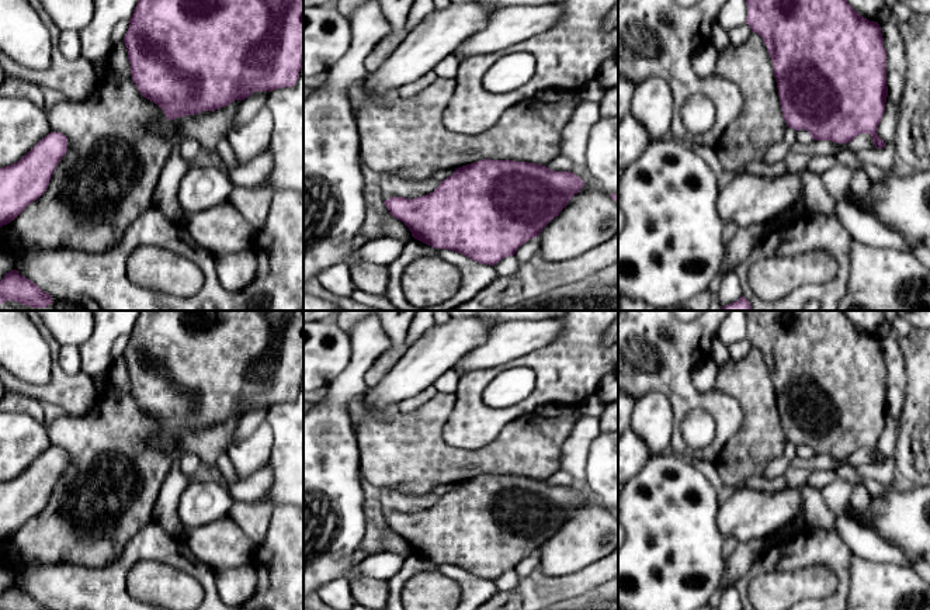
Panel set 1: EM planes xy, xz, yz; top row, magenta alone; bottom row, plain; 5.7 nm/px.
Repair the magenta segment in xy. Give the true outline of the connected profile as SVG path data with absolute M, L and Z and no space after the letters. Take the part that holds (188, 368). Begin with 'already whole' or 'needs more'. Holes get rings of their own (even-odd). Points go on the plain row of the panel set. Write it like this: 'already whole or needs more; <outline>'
already whole; M139 311L122 356L128 367L132 396L145 413L163 424L167 434L215 426L235 415L242 416L254 406L270 408L295 401L299 385L303 382L303 311Z

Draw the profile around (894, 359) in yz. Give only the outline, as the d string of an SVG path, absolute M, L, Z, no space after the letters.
M886 337L879 342L886 365L888 412L899 422L906 399L906 361L899 344L899 337Z

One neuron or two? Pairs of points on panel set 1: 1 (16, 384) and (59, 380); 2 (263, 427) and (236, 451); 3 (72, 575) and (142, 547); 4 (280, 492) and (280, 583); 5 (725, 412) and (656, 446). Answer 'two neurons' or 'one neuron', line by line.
1: one neuron
2: one neuron
3: one neuron
4: two neurons
5: two neurons

